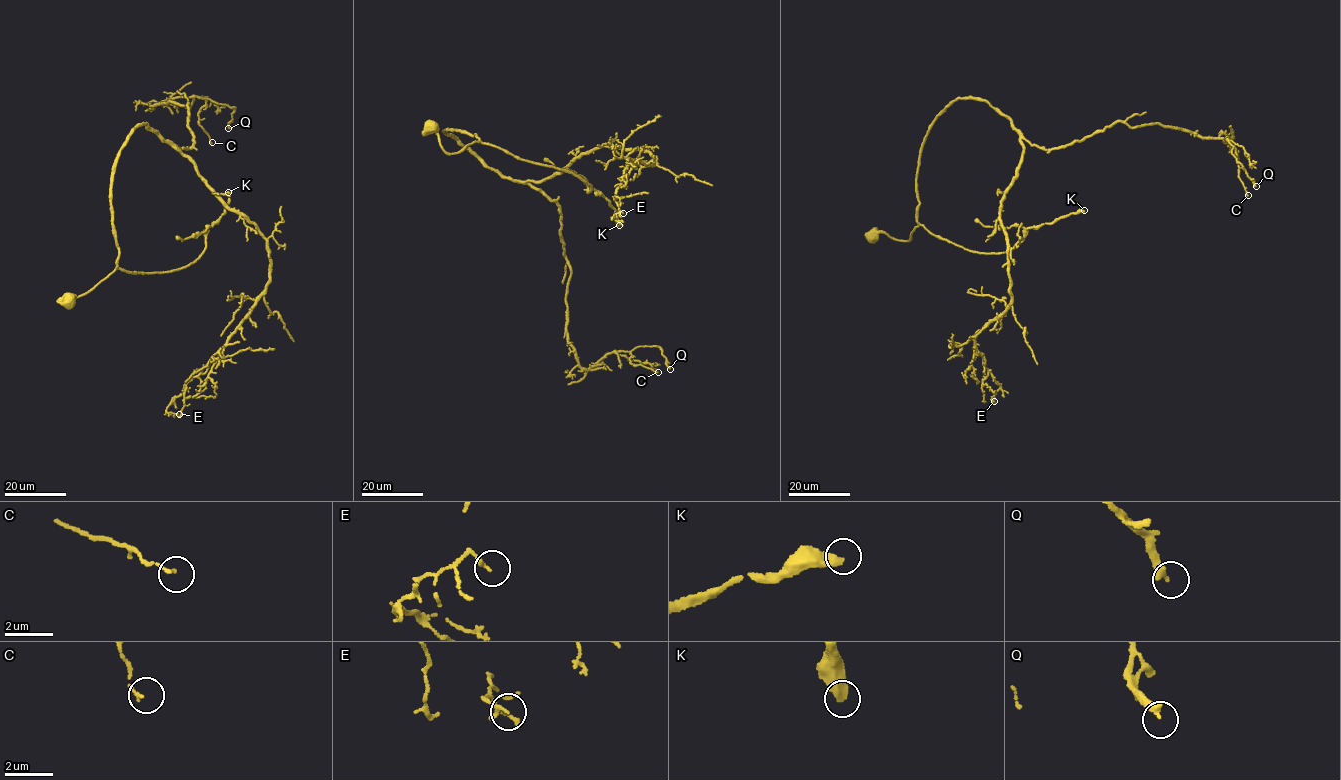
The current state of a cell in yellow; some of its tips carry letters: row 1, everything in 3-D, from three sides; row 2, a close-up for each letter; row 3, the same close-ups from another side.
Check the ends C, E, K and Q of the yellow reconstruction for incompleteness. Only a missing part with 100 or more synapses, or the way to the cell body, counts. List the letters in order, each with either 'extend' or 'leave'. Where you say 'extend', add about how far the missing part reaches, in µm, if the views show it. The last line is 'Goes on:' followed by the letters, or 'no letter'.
C: leave
E: leave
K: extend; about 170 µm are missing
Q: leave
Goes on: K

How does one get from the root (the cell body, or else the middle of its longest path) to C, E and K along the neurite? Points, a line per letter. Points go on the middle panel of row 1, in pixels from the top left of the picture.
C: (432, 126), (451, 153), (476, 135), (443, 130), (556, 203), (578, 364), (628, 351), (658, 372)
E: (432, 126), (451, 153), (476, 135), (443, 130), (517, 180), (649, 152), (628, 159), (623, 213)
K: (432, 126), (449, 153), (479, 141), (572, 172), (601, 193), (619, 225)

